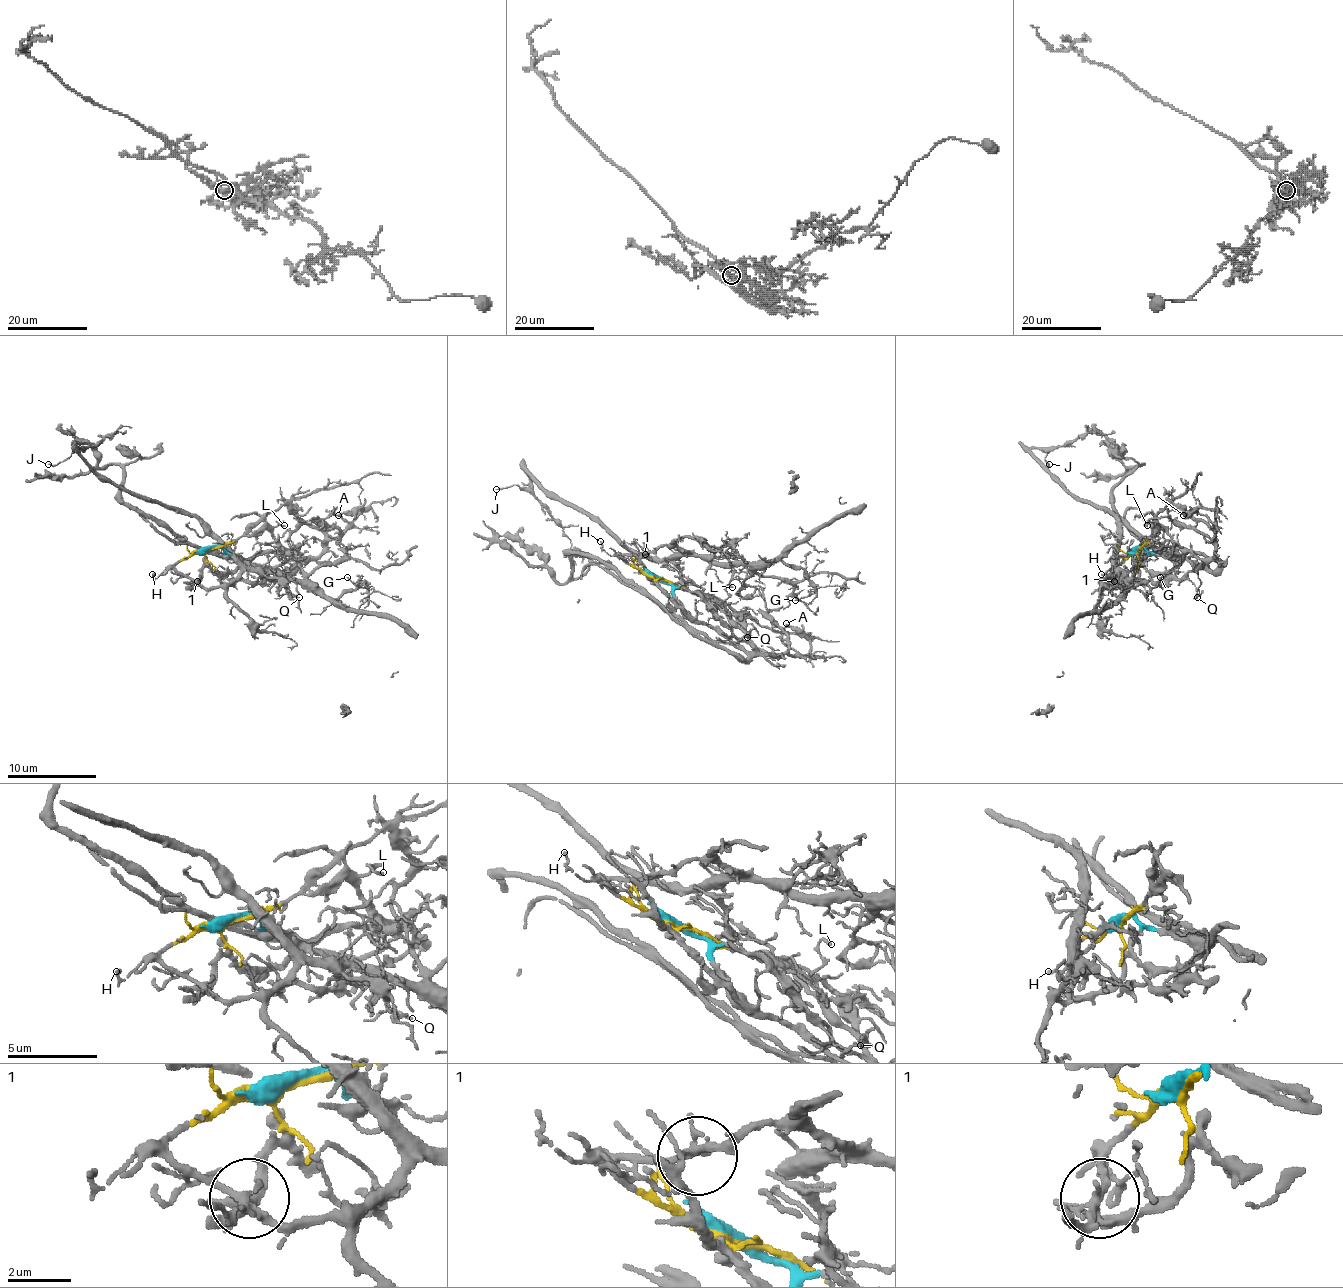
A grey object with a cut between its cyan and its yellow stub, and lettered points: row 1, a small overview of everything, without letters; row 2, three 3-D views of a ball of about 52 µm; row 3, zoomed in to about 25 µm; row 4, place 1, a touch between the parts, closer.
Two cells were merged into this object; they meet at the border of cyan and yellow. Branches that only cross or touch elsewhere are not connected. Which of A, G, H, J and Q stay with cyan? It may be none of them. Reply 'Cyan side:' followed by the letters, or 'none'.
Cyan side: A, Q

